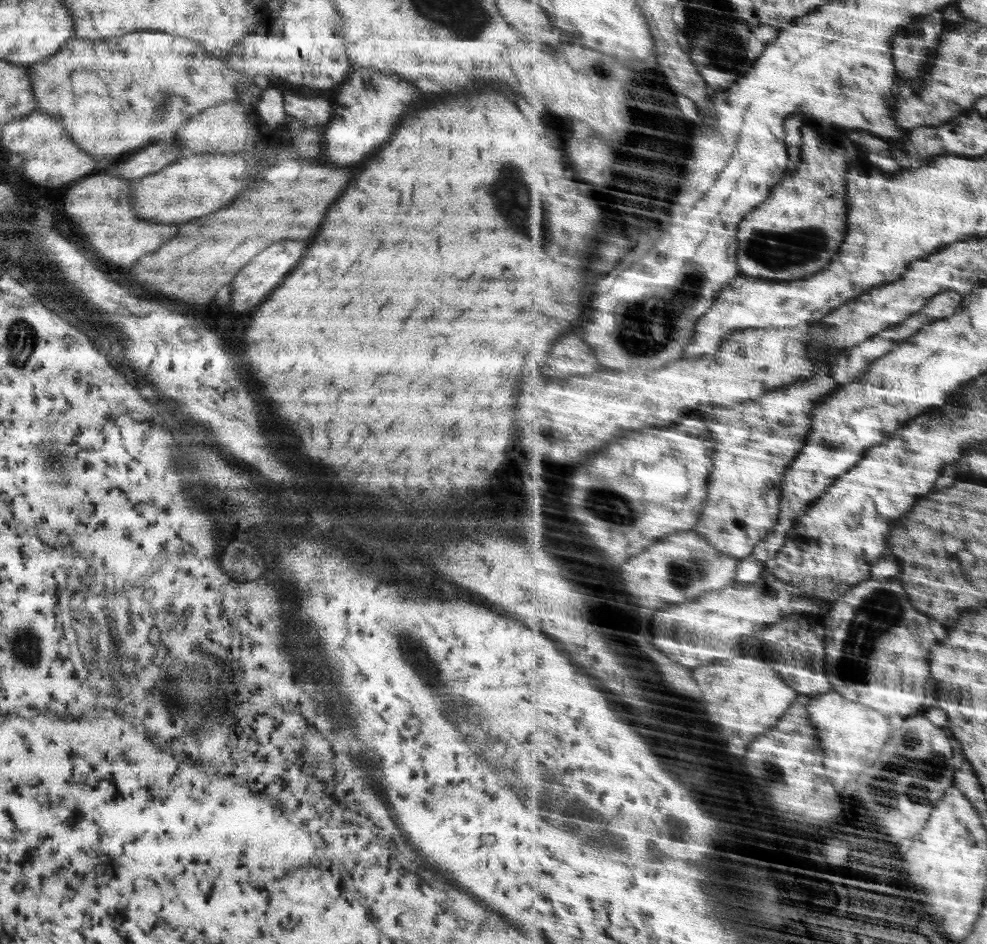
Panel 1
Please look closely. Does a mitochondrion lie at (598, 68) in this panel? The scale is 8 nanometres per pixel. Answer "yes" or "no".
yes

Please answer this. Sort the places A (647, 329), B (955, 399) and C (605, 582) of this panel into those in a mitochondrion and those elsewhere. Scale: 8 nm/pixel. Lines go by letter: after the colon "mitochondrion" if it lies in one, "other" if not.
A: mitochondrion
B: other
C: other

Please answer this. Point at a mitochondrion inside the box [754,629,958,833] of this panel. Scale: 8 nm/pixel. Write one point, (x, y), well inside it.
(936, 763)

